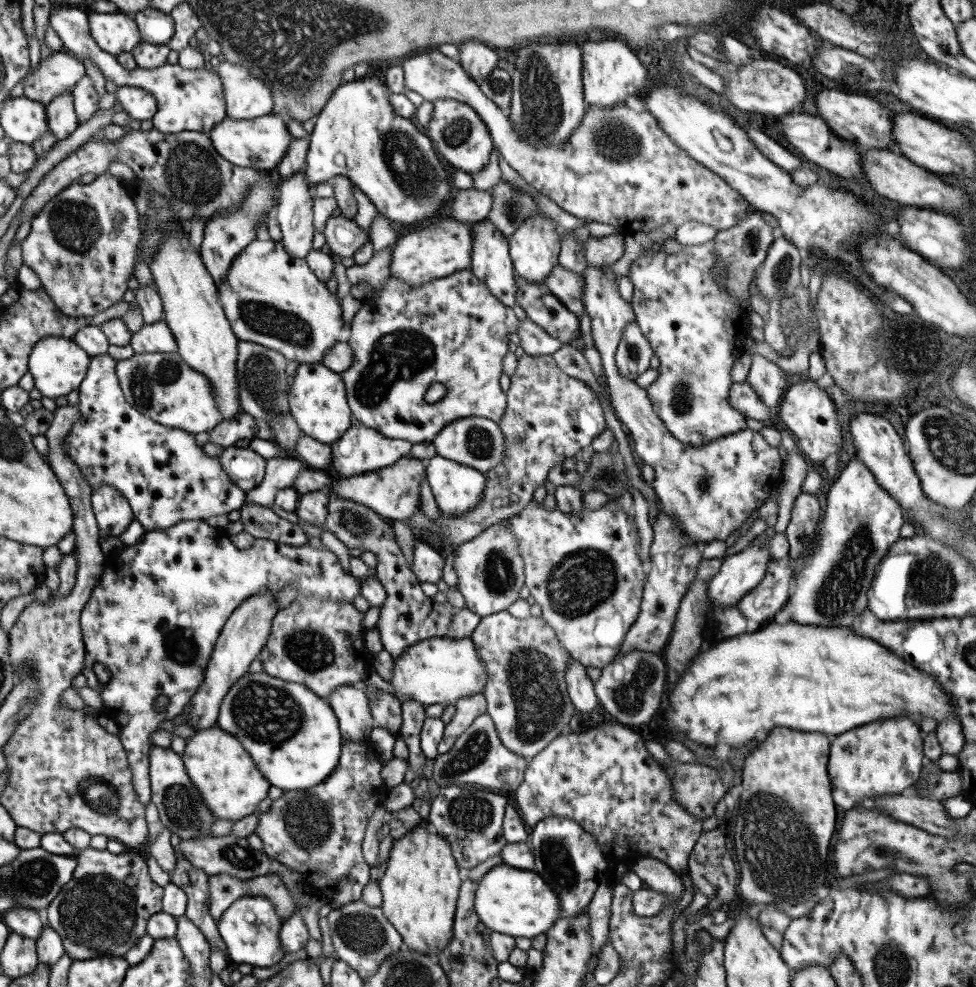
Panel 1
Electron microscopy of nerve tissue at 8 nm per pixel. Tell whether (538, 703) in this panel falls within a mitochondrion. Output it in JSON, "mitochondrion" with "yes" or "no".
{"mitochondrion":"yes"}

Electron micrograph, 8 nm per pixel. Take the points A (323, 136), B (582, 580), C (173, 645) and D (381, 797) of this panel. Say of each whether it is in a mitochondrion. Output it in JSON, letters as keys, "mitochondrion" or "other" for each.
{"A":"other","B":"mitochondrion","C":"mitochondrion","D":"other"}

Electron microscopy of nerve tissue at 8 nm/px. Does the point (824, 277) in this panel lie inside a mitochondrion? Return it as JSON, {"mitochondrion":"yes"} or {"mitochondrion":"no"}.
{"mitochondrion":"no"}

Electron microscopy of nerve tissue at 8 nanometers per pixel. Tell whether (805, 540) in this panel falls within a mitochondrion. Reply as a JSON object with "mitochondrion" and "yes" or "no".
{"mitochondrion":"yes"}

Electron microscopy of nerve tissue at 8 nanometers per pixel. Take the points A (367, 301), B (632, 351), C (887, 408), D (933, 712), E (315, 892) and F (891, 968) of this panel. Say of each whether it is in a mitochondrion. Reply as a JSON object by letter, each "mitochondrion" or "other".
{"A":"other","B":"mitochondrion","C":"other","D":"other","E":"other","F":"mitochondrion"}

